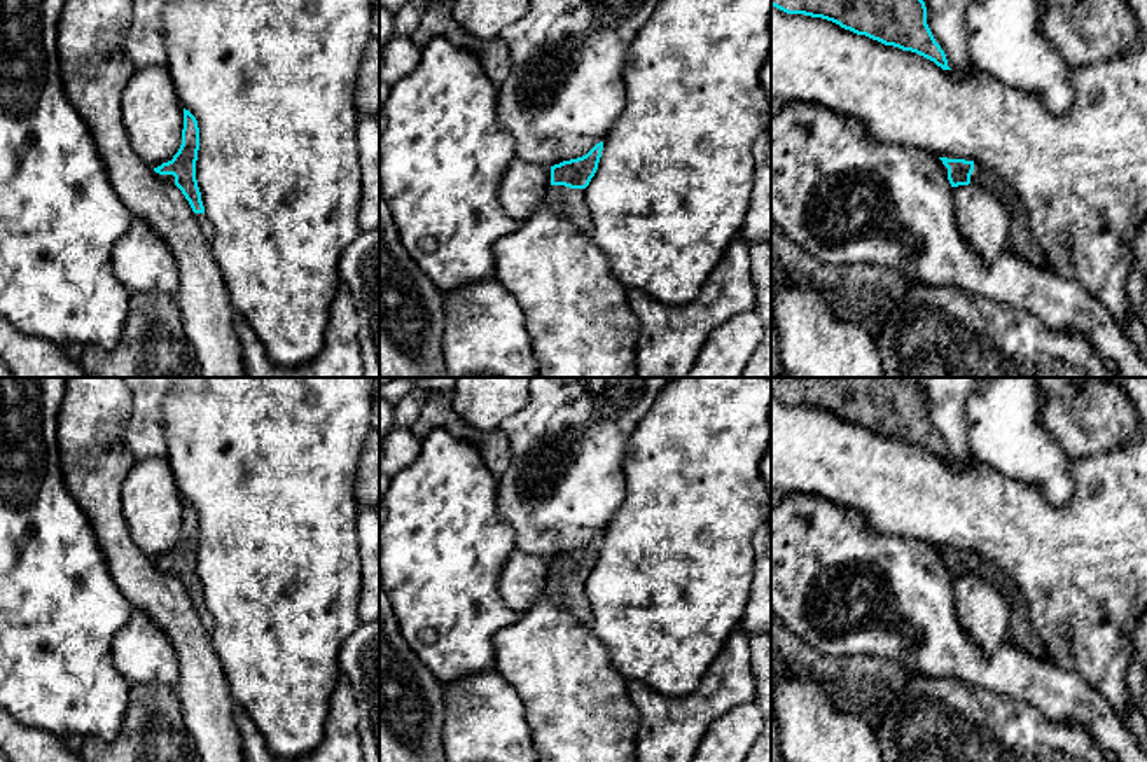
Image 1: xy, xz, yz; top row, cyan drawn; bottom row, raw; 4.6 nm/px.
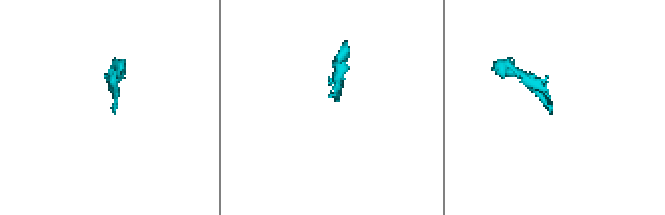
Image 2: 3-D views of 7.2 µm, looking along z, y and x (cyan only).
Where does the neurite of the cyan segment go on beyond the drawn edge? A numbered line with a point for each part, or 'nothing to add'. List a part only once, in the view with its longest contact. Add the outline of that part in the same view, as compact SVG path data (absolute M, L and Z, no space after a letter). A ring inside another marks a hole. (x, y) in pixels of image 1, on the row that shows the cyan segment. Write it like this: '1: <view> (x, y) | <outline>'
1: xz (565, 201) | M549 185L546 201L558 215L568 217L579 231L589 232L591 213L584 203L584 192L586 189Z

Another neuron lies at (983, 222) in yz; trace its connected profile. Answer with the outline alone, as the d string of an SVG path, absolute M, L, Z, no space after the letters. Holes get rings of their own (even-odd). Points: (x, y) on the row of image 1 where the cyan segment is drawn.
M979 185L953 187L955 222L960 234L988 264L1011 243L1011 217L1000 201Z

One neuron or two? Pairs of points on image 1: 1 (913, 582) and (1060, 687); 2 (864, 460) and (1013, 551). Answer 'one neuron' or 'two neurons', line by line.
1: one neuron
2: one neuron

